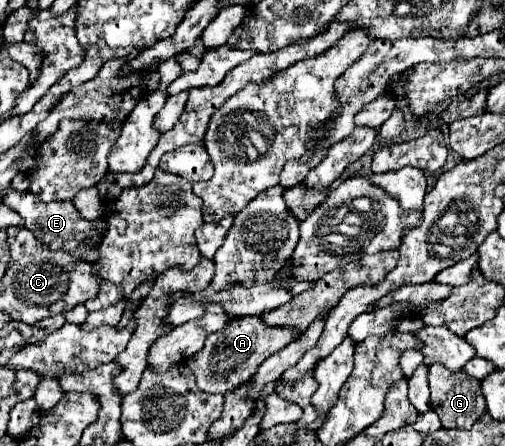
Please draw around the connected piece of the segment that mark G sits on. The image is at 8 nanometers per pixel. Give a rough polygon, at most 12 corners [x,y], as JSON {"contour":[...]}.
{"contour":[[431,365],[431,409],[445,429],[485,413],[481,381]]}

